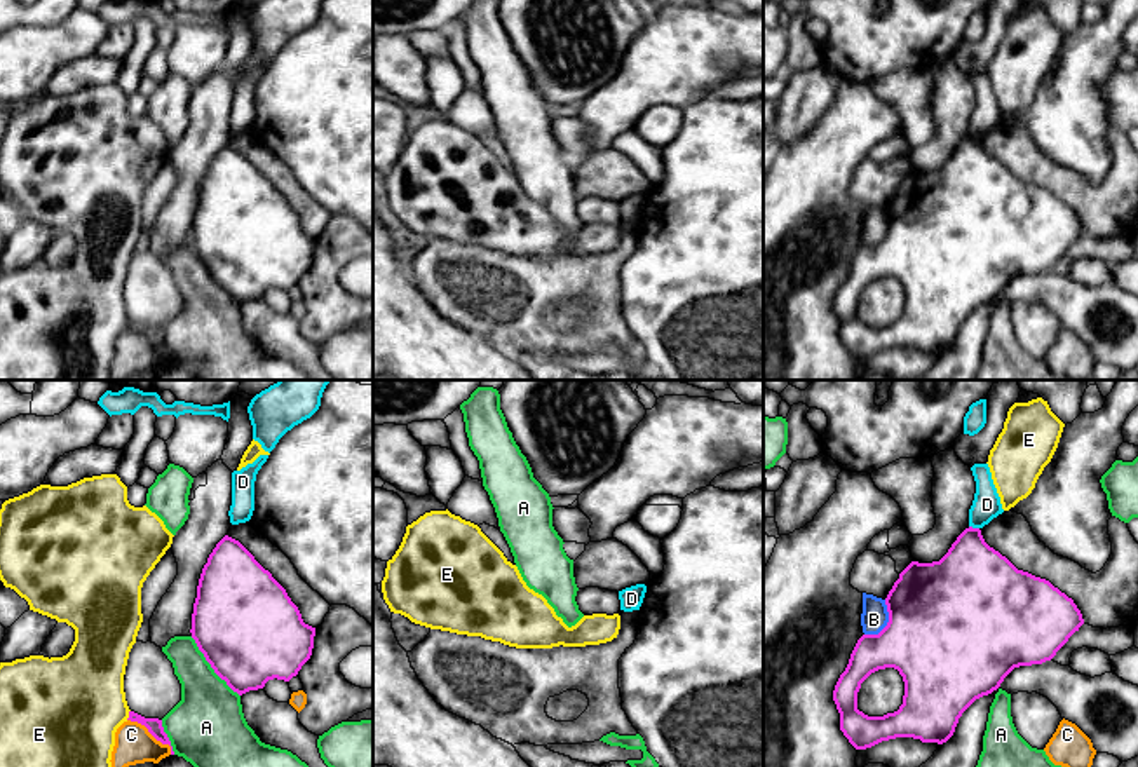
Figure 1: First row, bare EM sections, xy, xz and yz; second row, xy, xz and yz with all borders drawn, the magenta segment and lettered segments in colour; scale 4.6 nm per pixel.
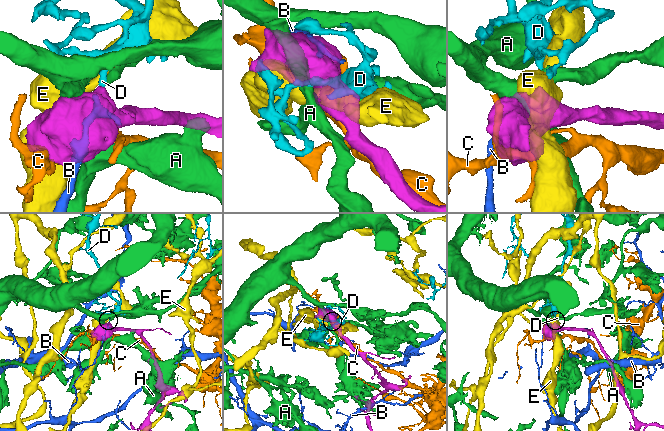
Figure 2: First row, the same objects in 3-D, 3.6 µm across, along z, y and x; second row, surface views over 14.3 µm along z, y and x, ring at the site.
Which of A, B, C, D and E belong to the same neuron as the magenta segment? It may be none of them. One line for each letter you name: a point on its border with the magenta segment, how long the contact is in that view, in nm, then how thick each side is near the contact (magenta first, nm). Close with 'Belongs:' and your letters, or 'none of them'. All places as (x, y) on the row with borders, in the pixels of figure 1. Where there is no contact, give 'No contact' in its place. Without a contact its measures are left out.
Belongs: none of them

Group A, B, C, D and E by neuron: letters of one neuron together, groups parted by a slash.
A / B / C / D / E

